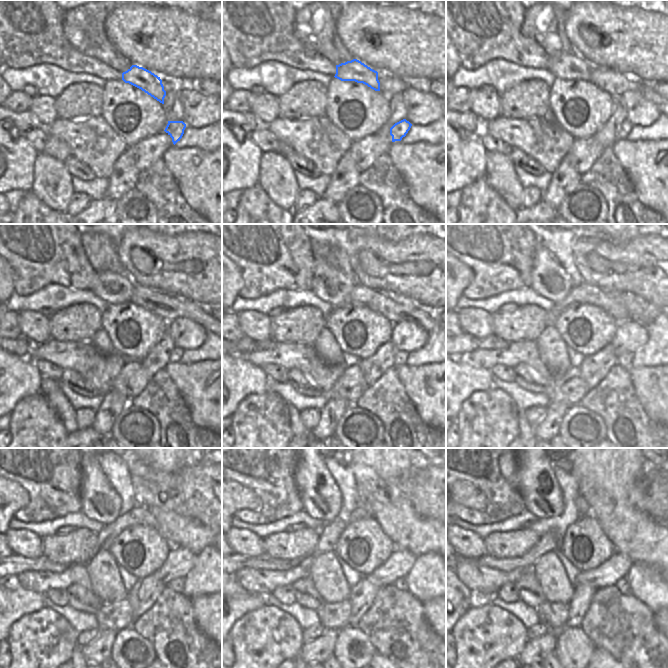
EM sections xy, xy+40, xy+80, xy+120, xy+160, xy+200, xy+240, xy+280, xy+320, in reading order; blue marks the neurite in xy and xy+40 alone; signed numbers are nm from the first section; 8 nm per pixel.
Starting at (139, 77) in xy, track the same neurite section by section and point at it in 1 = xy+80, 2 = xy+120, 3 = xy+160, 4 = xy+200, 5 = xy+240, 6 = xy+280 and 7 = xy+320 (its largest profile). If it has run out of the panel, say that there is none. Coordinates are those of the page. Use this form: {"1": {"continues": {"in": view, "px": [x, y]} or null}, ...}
{"1": {"continues": {"in": "xy+80", "px": [570, 66]}}, "2": {"continues": {"in": "xy+120", "px": [115, 288]}}, "3": {"continues": {"in": "xy+160", "px": [329, 284]}}, "4": {"continues": {"in": "xy+200", "px": [549, 279]}}, "5": {"continues": {"in": "xy+240", "px": [100, 502]}}, "6": {"continues": {"in": "xy+280", "px": [320, 496]}}, "7": {"continues": {"in": "xy+320", "px": [536, 482]}}}

